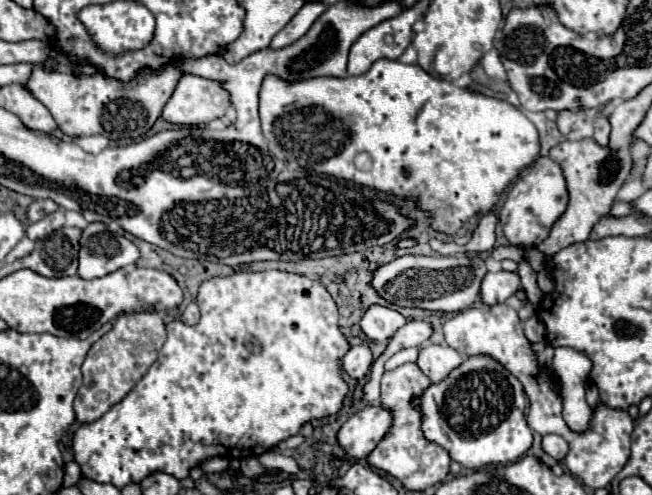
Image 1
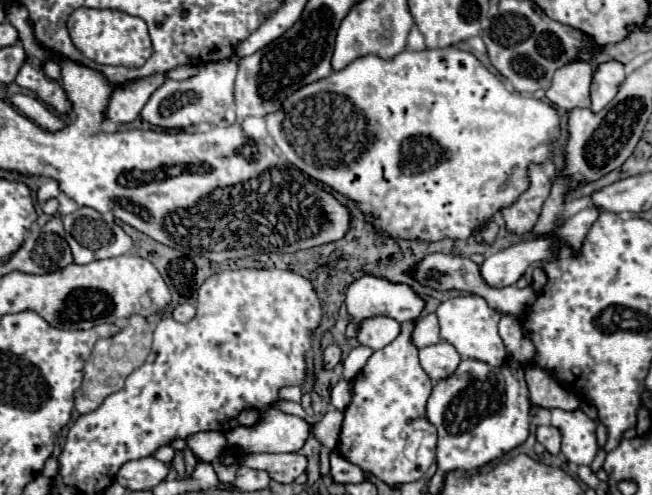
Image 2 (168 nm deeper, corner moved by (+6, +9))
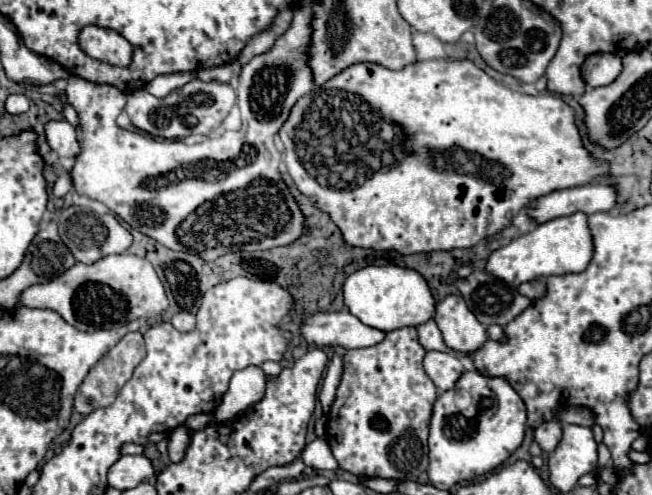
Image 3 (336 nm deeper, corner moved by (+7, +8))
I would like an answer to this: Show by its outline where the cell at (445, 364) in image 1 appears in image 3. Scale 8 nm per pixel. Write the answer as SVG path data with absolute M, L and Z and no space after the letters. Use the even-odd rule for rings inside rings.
M427 351L423 367L439 391L453 389L459 375L463 373L463 365L461 365L459 357L455 353L447 353L447 351Z

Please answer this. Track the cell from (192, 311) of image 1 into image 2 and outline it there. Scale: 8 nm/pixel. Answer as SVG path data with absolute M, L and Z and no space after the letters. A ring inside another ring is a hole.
M180 304L180 306L174 308L172 318L176 322L190 322L194 318L194 314L196 314L196 308L192 304Z

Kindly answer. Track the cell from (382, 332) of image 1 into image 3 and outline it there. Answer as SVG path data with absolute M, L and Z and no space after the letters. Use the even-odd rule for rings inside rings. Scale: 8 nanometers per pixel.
M369 265L365 269L351 273L343 285L343 297L345 307L357 319L381 331L393 331L405 325L415 327L429 321L435 315L435 299L425 279L417 271L397 265L383 265L383 267Z

